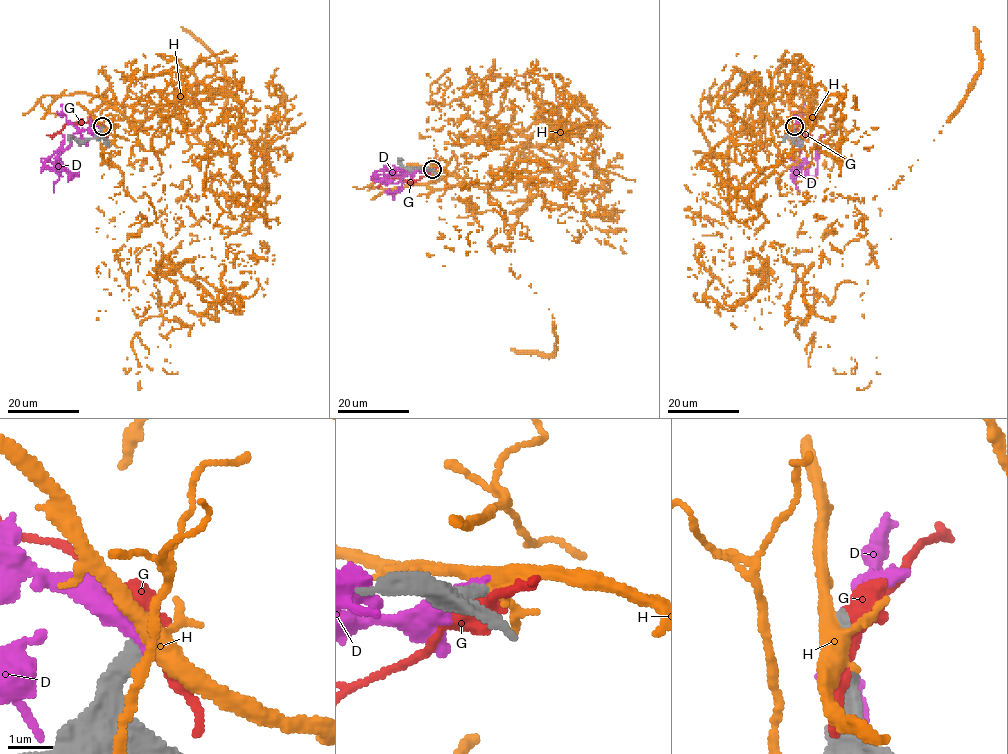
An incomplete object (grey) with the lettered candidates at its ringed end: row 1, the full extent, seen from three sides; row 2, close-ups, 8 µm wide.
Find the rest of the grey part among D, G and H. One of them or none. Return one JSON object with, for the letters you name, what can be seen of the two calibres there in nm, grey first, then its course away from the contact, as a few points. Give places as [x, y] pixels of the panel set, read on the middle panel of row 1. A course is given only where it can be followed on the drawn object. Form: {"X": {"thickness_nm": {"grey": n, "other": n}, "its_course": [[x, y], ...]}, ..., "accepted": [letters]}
{"accepted": []}

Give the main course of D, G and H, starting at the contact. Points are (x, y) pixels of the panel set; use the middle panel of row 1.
D: (431, 168), (400, 174), (375, 173), (371, 178), (401, 183), (398, 191), (389, 193), (394, 195), (393, 199)
G: (432, 169), (413, 181), (388, 177), (377, 187)
H: (432, 168), (503, 190), (558, 108), (538, 82), (551, 140), (597, 125), (598, 191), (507, 166), (472, 231)

